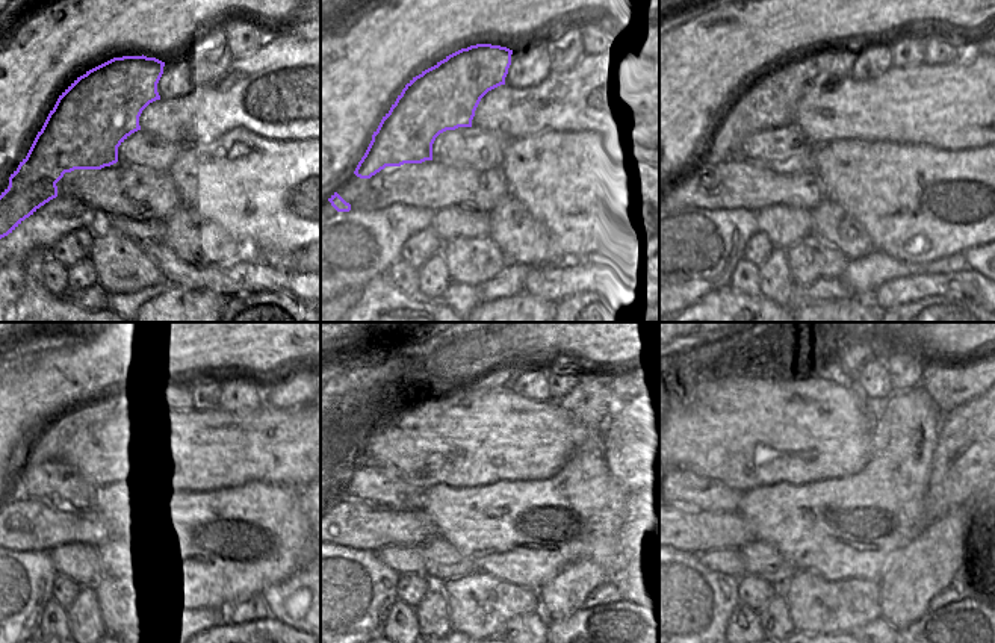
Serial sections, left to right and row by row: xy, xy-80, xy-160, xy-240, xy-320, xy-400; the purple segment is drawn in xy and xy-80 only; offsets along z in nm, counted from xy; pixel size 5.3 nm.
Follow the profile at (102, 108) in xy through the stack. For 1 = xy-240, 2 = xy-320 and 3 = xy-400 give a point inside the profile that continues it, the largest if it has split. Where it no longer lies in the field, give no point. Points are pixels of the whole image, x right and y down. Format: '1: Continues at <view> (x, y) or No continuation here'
1: Continues at xy-240 (49, 447)
2: Continues at xy-320 (531, 382)
3: Continues at xy-400 (873, 380)

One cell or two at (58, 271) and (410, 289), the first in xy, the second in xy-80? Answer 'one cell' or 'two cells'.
one cell

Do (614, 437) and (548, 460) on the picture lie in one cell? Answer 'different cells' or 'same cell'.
different cells

